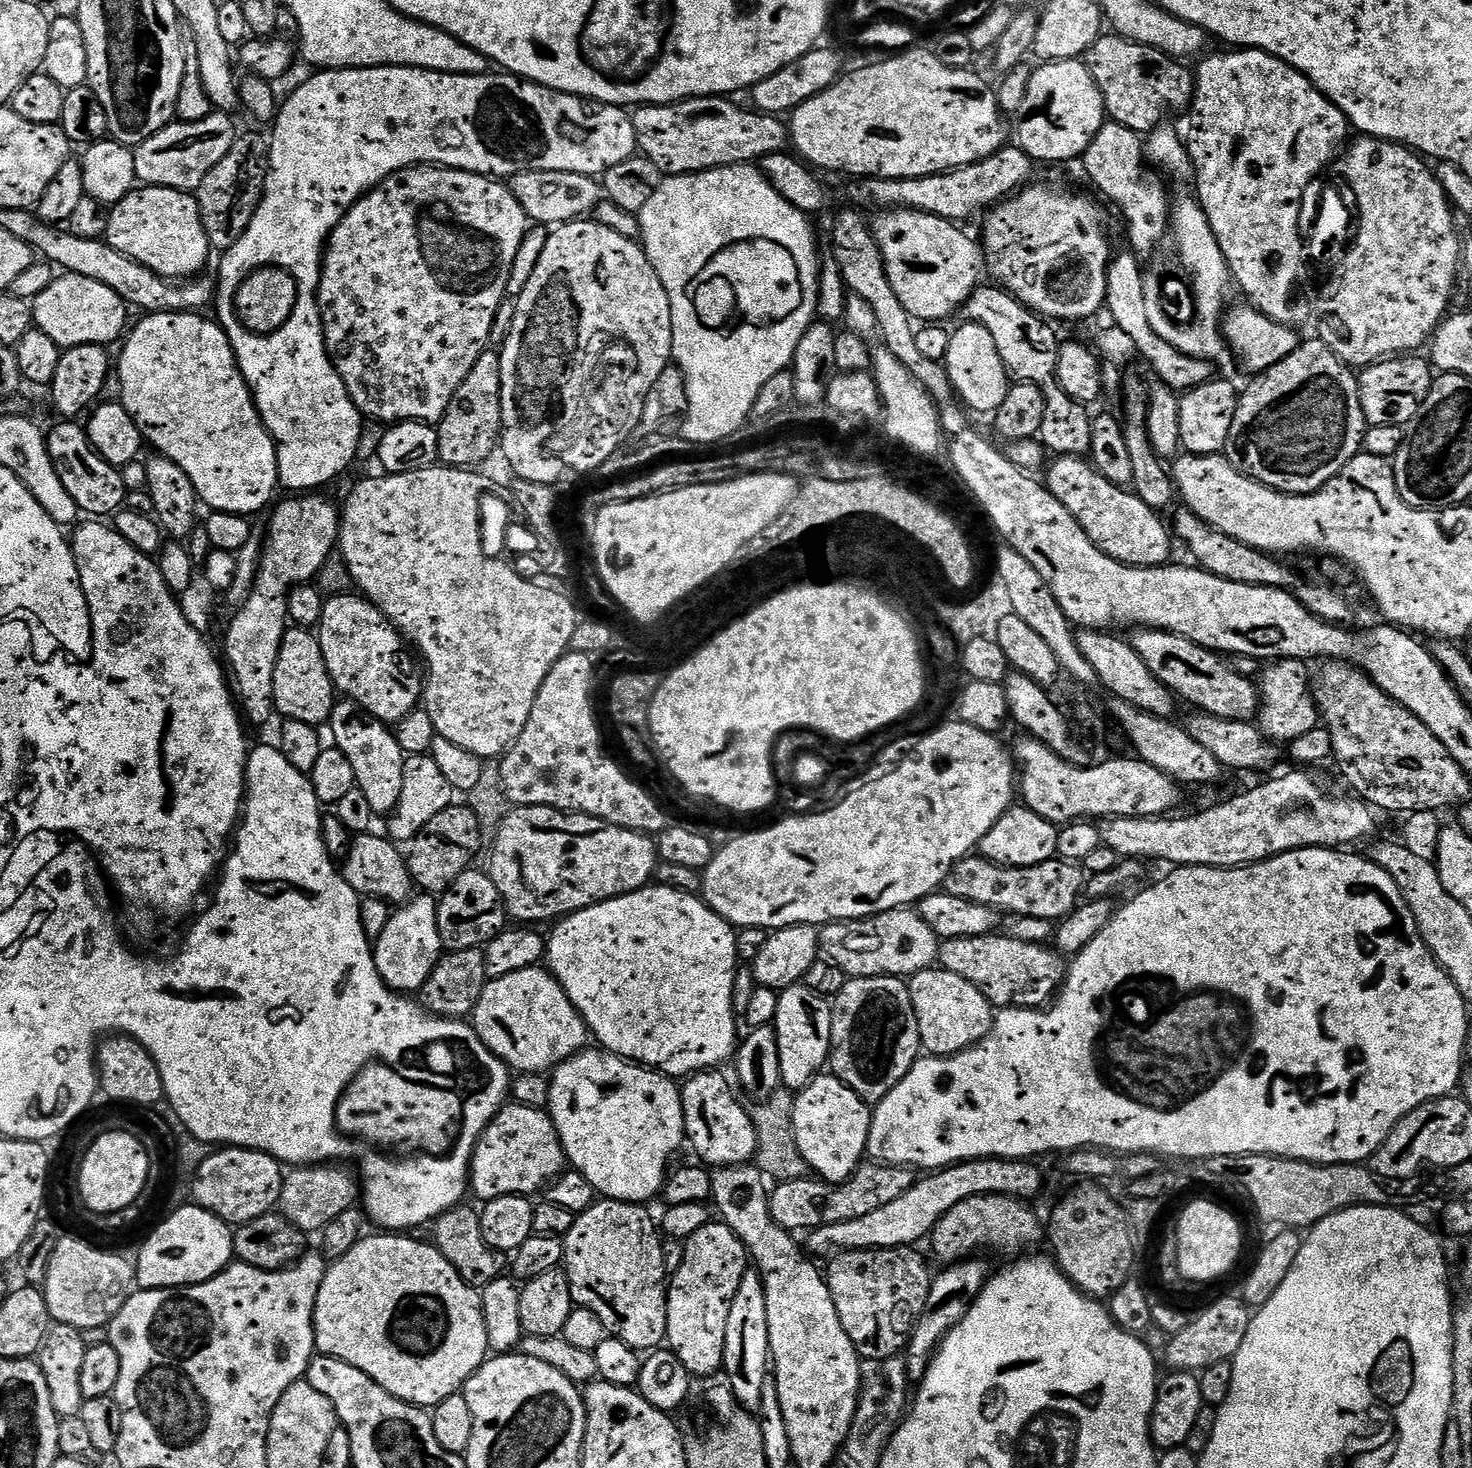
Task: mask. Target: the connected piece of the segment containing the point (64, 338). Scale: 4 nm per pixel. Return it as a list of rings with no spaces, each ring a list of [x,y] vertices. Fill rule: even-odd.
[[[57,275],[52,284],[46,286],[46,290],[42,290],[42,294],[31,301],[31,306],[33,325],[42,334],[46,334],[46,338],[54,338],[54,342],[62,350],[87,344],[112,346],[116,339],[119,341],[125,335],[129,327],[129,305],[125,304],[121,296],[114,294],[110,286],[102,286],[102,282],[94,278]]]

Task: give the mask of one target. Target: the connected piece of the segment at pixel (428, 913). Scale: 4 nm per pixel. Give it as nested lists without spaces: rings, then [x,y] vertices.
[[[413,895],[408,903],[399,905],[393,911],[390,922],[386,922],[386,930],[382,930],[382,934],[374,941],[378,974],[393,992],[419,993],[440,960],[442,945],[438,934],[437,903],[435,895]]]

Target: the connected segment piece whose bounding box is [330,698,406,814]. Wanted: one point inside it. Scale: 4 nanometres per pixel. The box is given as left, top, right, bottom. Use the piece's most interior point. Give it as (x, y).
(370, 746)

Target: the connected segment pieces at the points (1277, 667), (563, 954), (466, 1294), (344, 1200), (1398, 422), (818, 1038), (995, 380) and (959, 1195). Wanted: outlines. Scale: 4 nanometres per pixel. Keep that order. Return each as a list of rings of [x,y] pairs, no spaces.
[[[1277,660],[1269,663],[1258,677],[1260,710],[1258,727],[1270,740],[1291,742],[1321,727],[1322,717],[1316,707],[1314,676],[1303,660]]]
[[[649,886],[641,888],[638,892],[631,892],[630,894],[622,894],[618,898],[610,898],[609,900],[603,900],[601,904],[591,904],[589,908],[583,908],[577,912],[573,912],[570,916],[565,916],[555,925],[556,929],[552,932],[552,937],[549,935],[546,940],[546,968],[555,976],[558,983],[566,990],[566,994],[570,998],[570,1002],[578,1009],[581,1018],[584,1019],[585,1024],[588,1025],[589,1033],[594,1037],[595,1043],[599,1045],[601,1049],[612,1052],[615,1056],[622,1056],[626,1060],[631,1060],[645,1068],[653,1069],[669,1078],[687,1078],[695,1076],[698,1072],[705,1070],[716,1070],[724,1064],[733,1059],[738,1051],[738,1035],[736,1036],[736,1023],[738,1024],[738,1017],[736,1014],[736,1007],[732,999],[734,998],[734,978],[736,977],[736,969],[738,967],[738,957],[736,955],[736,932],[733,925],[728,921],[723,920],[712,907],[704,903],[703,899],[699,895],[691,896],[685,892],[679,892],[673,888],[662,888],[659,886]]]
[[[376,1234],[380,1236],[365,1235],[346,1254],[338,1260],[327,1265],[322,1286],[318,1290],[318,1298],[312,1315],[312,1325],[316,1335],[316,1352],[322,1356],[333,1356],[358,1370],[362,1370],[371,1380],[378,1382],[382,1390],[386,1390],[394,1398],[405,1400],[407,1404],[415,1404],[417,1408],[431,1410],[441,1404],[446,1398],[457,1395],[463,1389],[466,1381],[489,1359],[488,1339],[486,1338],[486,1322],[482,1314],[480,1292],[471,1288],[468,1283],[446,1262],[446,1258],[431,1243],[423,1244],[420,1240],[411,1240],[408,1234]]]
[[[336,1162],[318,1164],[315,1166],[296,1166],[285,1175],[278,1211],[280,1215],[286,1217],[299,1232],[305,1234],[313,1234],[312,1232],[316,1232],[316,1234],[323,1233],[324,1228],[330,1226],[330,1222],[334,1222],[334,1218],[338,1218],[338,1214],[342,1214],[347,1208],[351,1208],[357,1203],[358,1197],[362,1192],[361,1185],[346,1169],[339,1167],[344,1166]]]
[[[1405,354],[1369,364],[1359,373],[1360,401],[1365,425],[1407,426],[1418,414],[1432,389],[1434,368],[1420,354]]]
[[[801,982],[783,989],[774,1025],[778,1038],[780,1082],[785,1089],[799,1090],[825,1071],[832,1054],[832,1005]]]
[[[964,322],[961,325],[960,329],[952,332],[950,350],[943,361],[948,370],[948,377],[965,408],[973,413],[994,414],[998,406],[1006,402],[1006,394],[1010,387],[1009,369],[1006,367],[1006,361],[1000,357],[1000,351],[994,342],[994,334],[990,334],[986,326],[971,322]]]
[[[963,1160],[961,1164],[953,1164],[950,1168],[942,1168],[933,1171],[931,1174],[925,1175],[928,1176],[925,1180],[924,1177],[917,1179],[916,1183],[910,1186],[910,1190],[906,1190],[902,1194],[902,1198],[898,1198],[895,1202],[890,1202],[886,1206],[881,1206],[879,1210],[873,1210],[871,1214],[866,1214],[863,1218],[854,1218],[854,1222],[838,1222],[837,1224],[831,1224],[830,1226],[811,1229],[811,1231],[807,1233],[807,1251],[811,1253],[813,1257],[825,1256],[825,1258],[828,1258],[839,1252],[862,1252],[870,1248],[907,1248],[909,1246],[919,1245],[918,1242],[923,1236],[924,1239],[931,1237],[936,1223],[938,1223],[946,1214],[950,1214],[950,1210],[954,1210],[954,1206],[958,1206],[958,1202],[966,1202],[966,1198],[974,1198],[975,1196],[1013,1196],[1016,1200],[1023,1200],[1025,1202],[1035,1201],[1035,1196],[1044,1188],[1044,1176],[1032,1164],[1035,1163],[1029,1162],[1028,1160]]]

